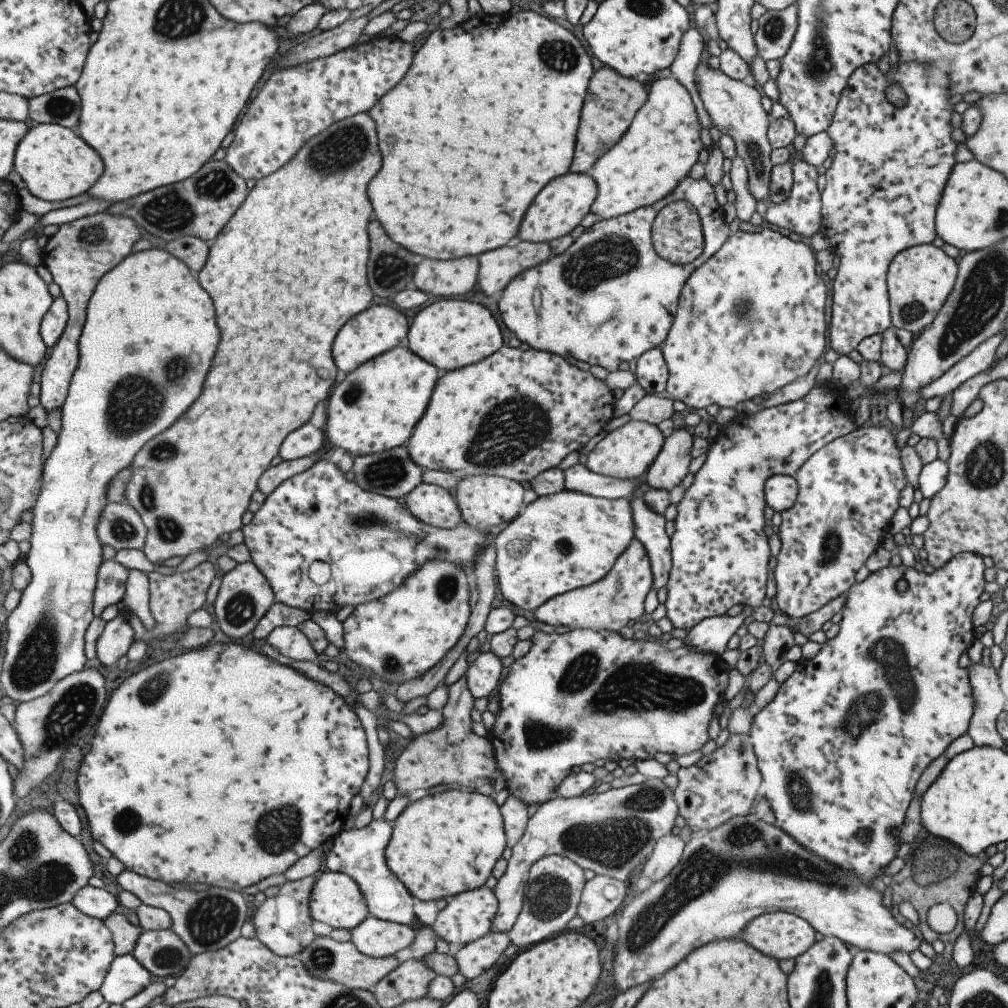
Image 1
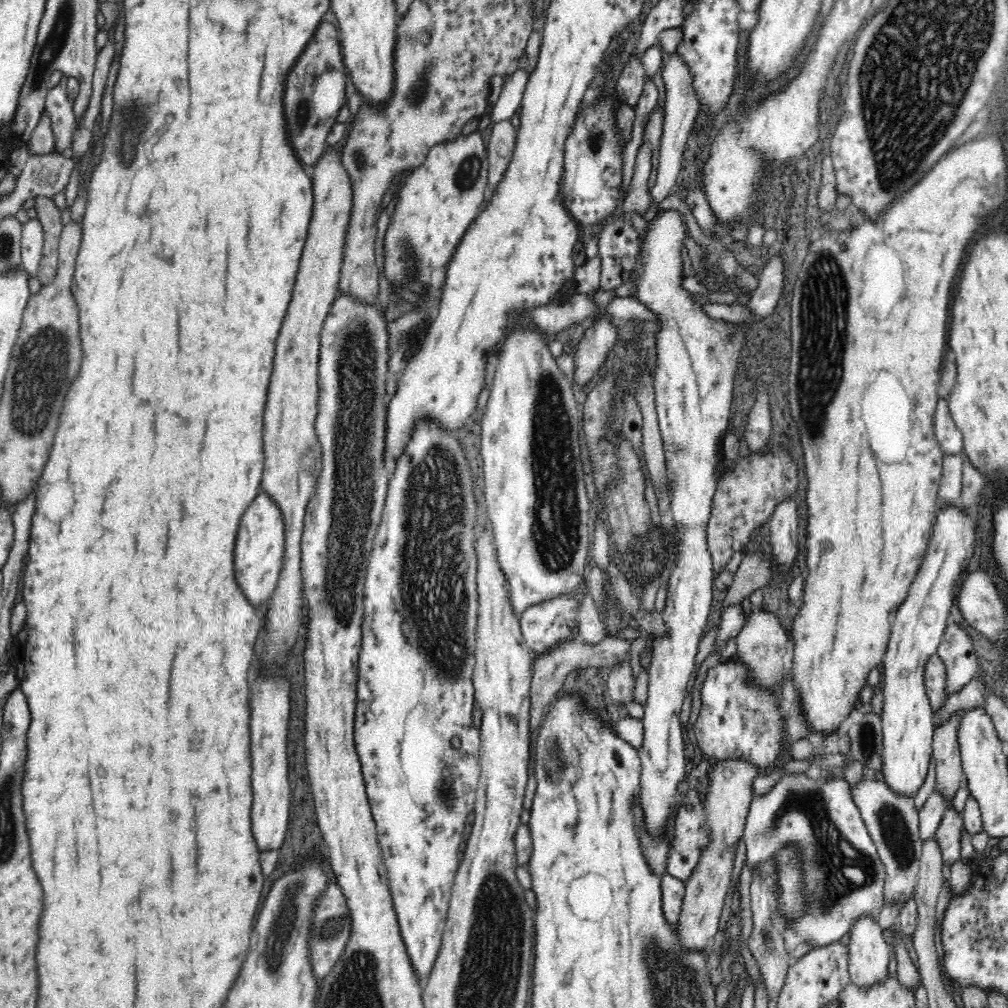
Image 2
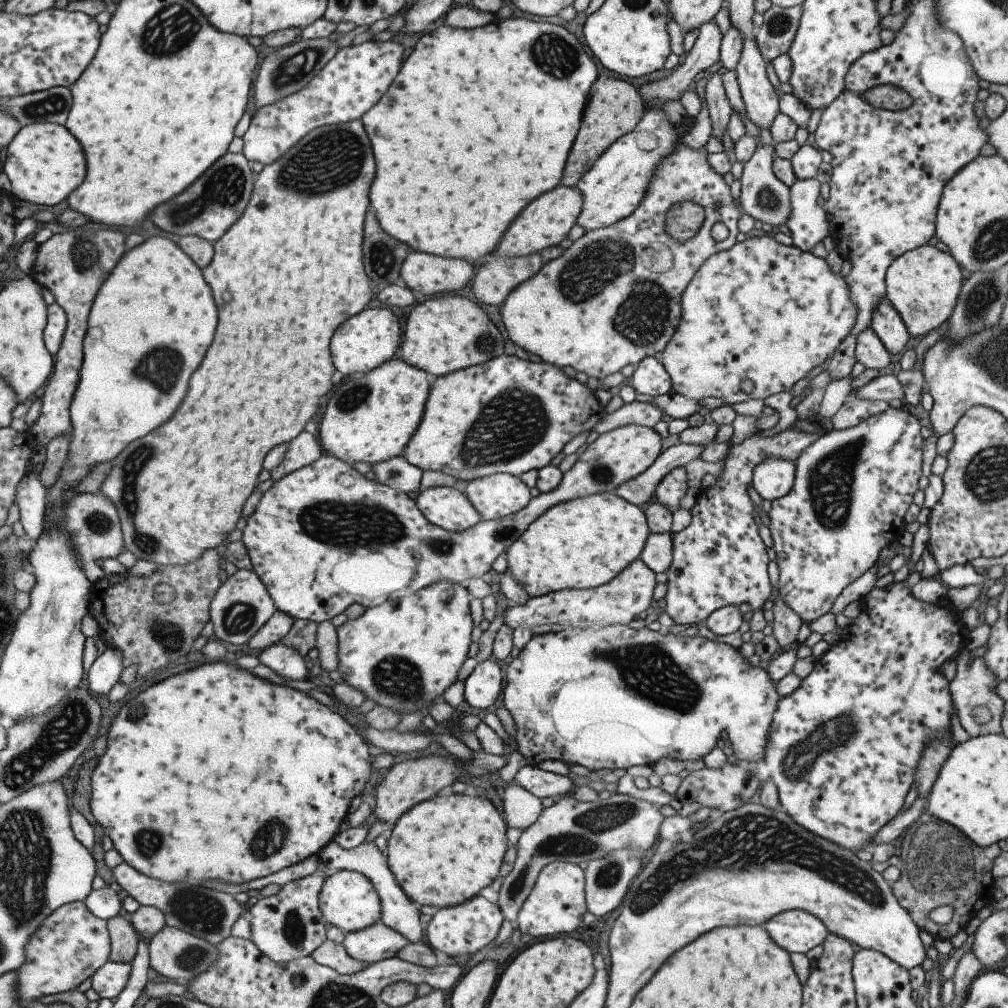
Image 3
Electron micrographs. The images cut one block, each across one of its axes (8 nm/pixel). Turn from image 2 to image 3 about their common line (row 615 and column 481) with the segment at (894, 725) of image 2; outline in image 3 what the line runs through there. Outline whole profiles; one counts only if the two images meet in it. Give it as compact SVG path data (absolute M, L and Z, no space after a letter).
M477 894L457 906L443 907L437 910L425 928L425 940L434 951L444 952L457 960L465 960L483 946L487 946L501 926L502 914L495 902L488 901L486 897Z

